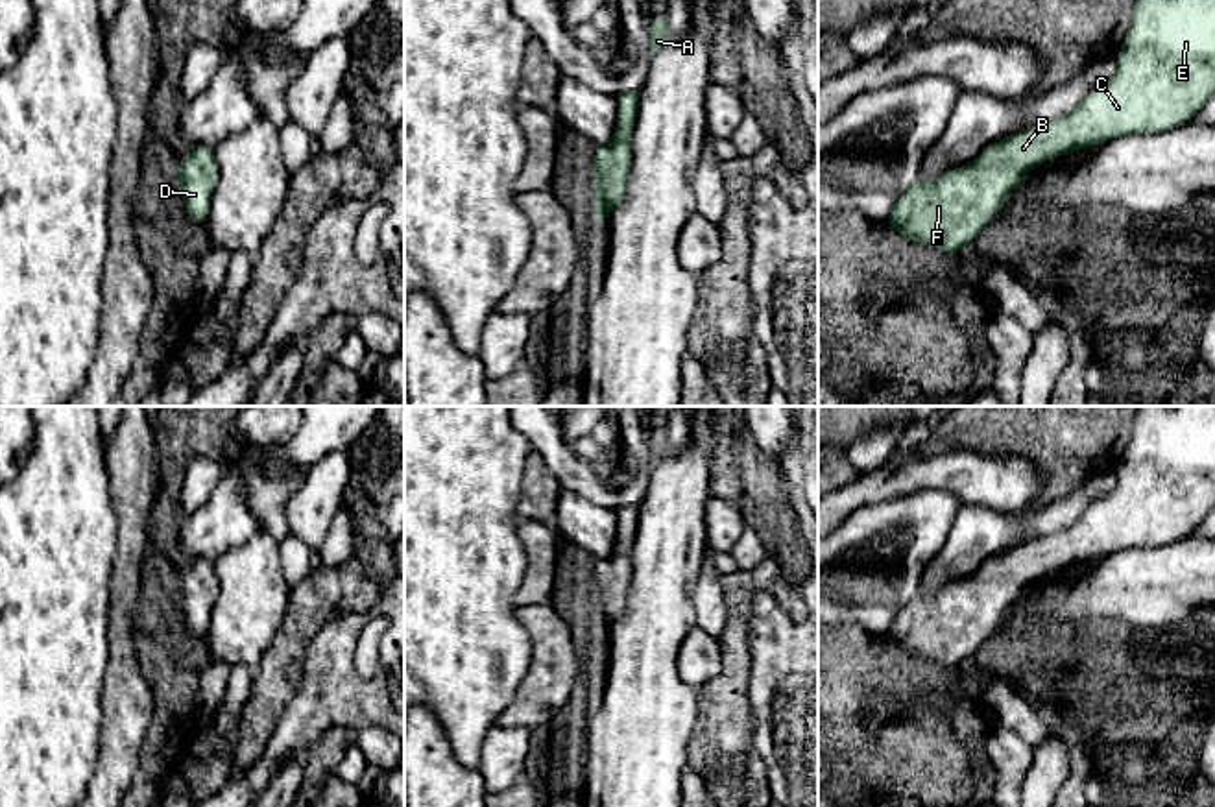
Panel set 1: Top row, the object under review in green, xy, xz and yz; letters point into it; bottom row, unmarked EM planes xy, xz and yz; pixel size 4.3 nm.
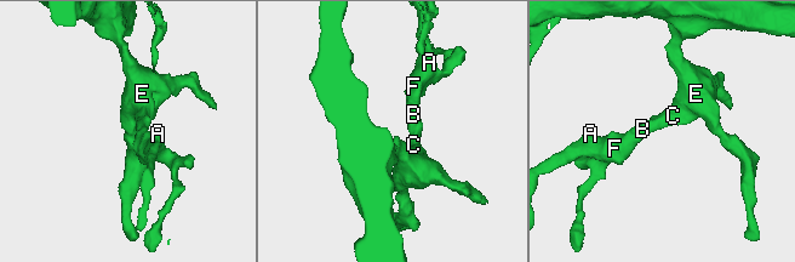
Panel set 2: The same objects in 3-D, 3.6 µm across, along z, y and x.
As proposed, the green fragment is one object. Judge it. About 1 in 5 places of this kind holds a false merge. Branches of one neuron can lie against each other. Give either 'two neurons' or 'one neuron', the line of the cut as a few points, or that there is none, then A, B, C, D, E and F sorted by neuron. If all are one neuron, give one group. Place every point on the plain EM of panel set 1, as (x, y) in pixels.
one neuron | no cut | A B C D E F

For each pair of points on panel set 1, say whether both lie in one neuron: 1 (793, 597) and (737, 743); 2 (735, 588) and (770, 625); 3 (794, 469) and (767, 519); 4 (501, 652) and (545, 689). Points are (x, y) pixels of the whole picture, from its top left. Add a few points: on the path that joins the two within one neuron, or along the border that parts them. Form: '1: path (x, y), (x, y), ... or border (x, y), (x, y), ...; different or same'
1: path (743, 595), (737, 601), (735, 623), (735, 693); same
2: border (763, 590), (757, 590), (750, 601), (748, 647); different
3: border (778, 466), (787, 477); different
4: border (525, 628), (530, 639), (530, 665), (503, 710); different

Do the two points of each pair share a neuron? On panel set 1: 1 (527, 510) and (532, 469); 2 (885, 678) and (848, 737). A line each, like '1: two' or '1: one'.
1: one
2: one

